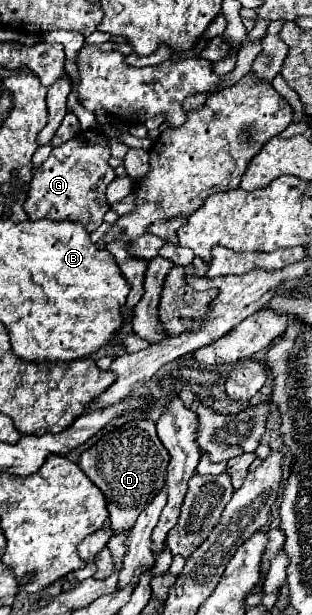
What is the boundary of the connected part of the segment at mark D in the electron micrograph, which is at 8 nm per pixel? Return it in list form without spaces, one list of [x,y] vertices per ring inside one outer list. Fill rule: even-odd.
[[[142,418],[124,424],[124,428],[114,428],[102,436],[92,448],[80,454],[78,466],[104,494],[110,514],[108,528],[114,536],[118,532],[126,532],[126,528],[132,528],[138,514],[146,510],[154,496],[164,488],[168,452],[156,436],[154,422],[150,418]]]

